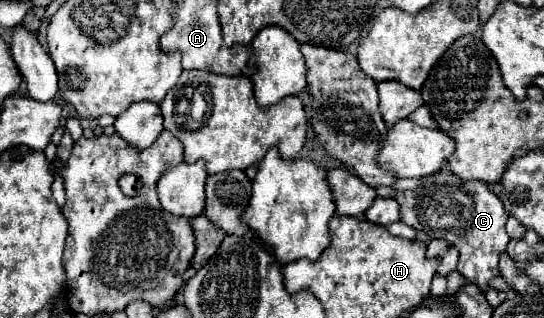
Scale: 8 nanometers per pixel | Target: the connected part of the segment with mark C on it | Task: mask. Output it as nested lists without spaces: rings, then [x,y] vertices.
[[[441,168],[439,172],[423,178],[423,184],[417,190],[397,192],[395,198],[401,206],[401,222],[413,228],[419,224],[417,228],[431,238],[435,238],[435,232],[443,232],[441,236],[459,252],[457,272],[481,288],[481,292],[487,292],[489,280],[499,276],[499,254],[505,252],[509,244],[509,236],[505,232],[507,212],[489,186],[485,182],[463,182],[451,170]]]

